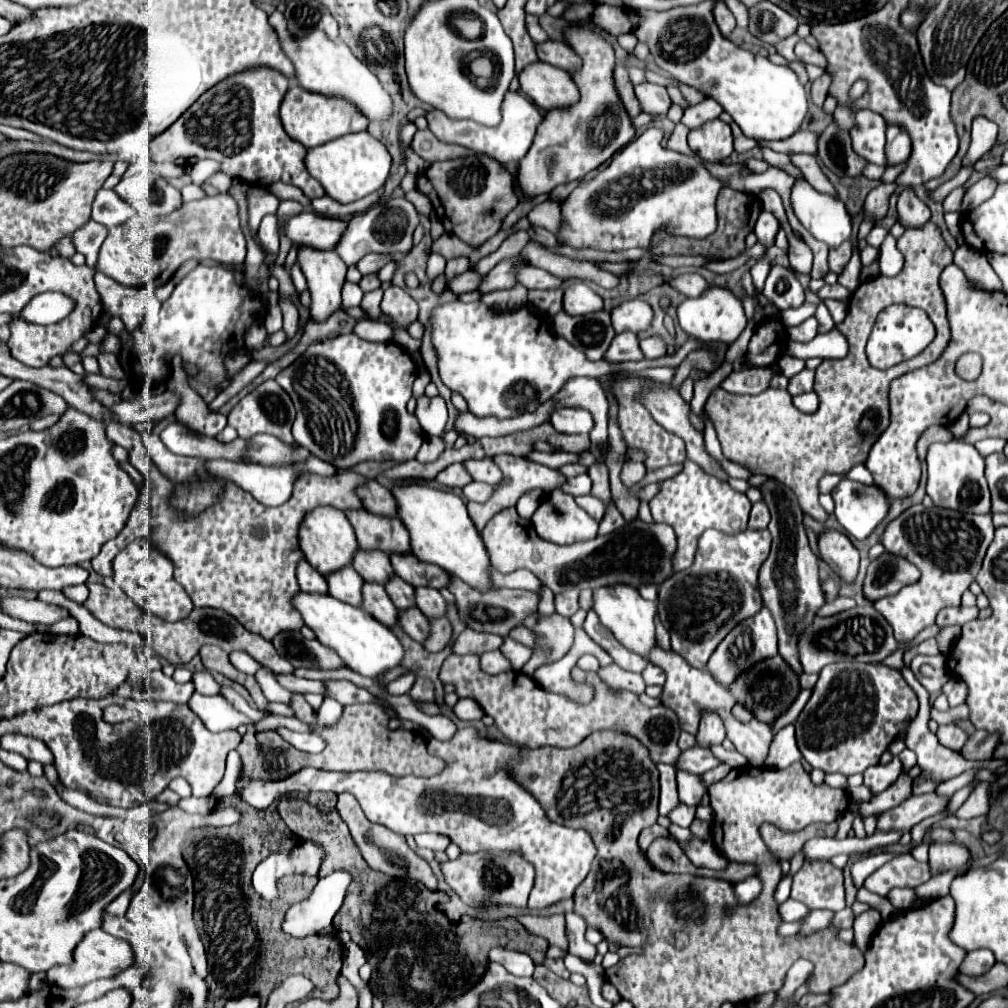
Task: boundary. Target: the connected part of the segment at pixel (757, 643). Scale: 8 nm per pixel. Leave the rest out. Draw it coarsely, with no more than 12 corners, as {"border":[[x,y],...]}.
{"border":[[767,607],[737,625],[709,659],[729,687],[743,671],[777,655]]}

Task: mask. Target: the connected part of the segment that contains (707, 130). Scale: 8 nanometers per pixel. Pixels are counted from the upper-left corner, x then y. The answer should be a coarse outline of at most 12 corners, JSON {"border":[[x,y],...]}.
{"border":[[713,119],[689,133],[689,147],[705,163],[733,153],[727,123]]}

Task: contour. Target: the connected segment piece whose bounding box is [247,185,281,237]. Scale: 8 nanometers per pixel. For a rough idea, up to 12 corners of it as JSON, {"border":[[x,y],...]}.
{"border":[[265,187],[247,189],[247,227],[251,237],[263,215],[275,213],[281,199]]}

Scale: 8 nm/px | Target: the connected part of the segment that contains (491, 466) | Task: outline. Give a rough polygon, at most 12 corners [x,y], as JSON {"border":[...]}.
{"border":[[491,457],[465,461],[475,481],[499,483],[503,473]]}

